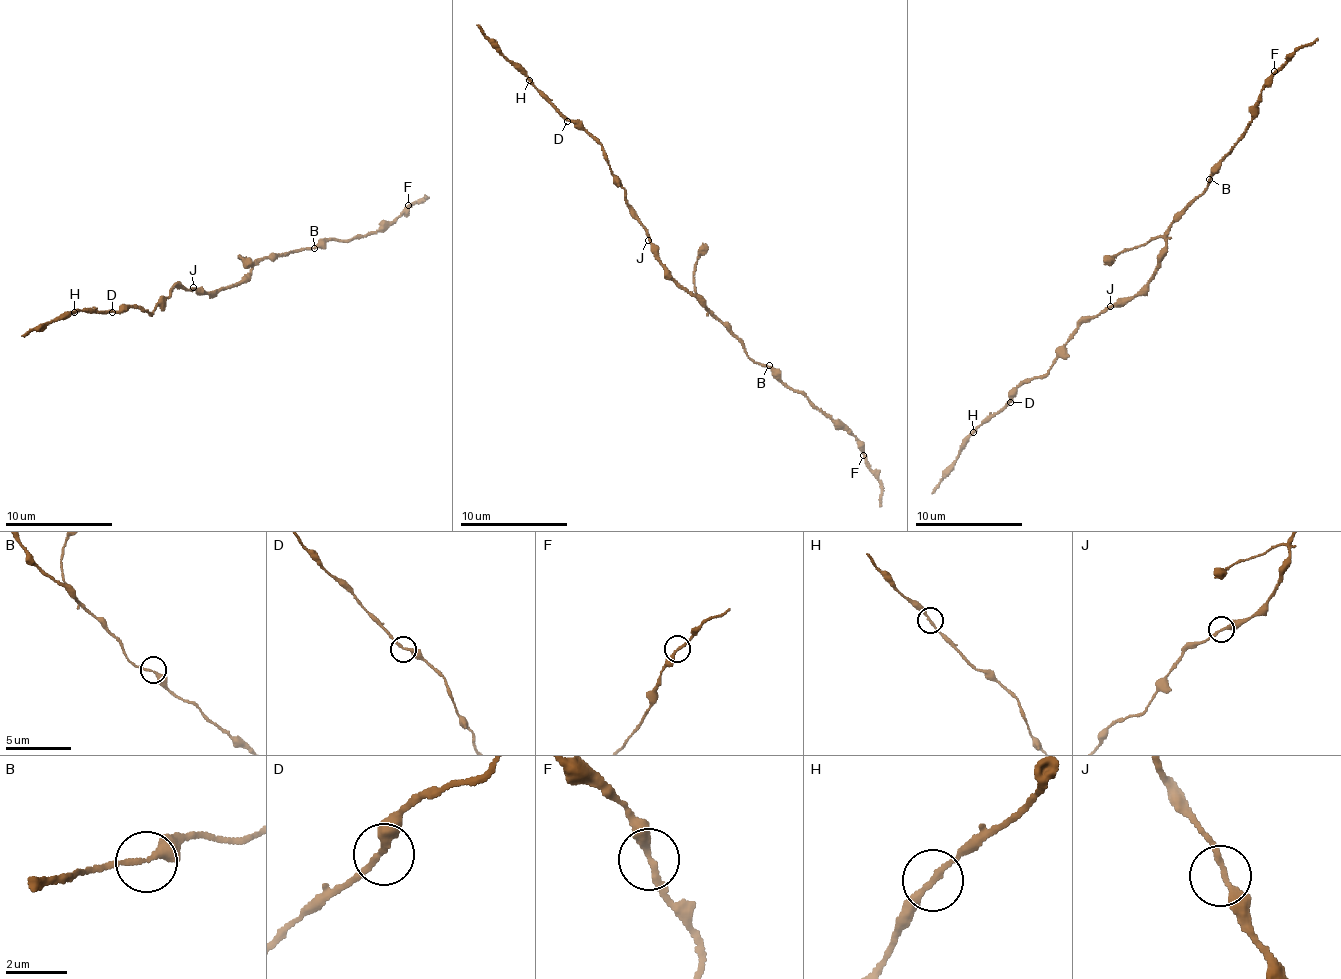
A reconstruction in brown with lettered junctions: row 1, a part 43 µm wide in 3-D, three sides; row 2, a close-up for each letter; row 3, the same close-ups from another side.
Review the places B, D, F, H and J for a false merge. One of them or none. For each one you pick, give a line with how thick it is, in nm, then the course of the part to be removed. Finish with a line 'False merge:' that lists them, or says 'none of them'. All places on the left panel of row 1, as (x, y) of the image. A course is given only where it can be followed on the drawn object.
False merge: none of them

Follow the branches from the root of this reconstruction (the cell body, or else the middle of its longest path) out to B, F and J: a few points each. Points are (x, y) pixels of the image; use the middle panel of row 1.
B: (675, 281), (696, 296), (704, 309), (726, 325), (750, 359), (769, 365)
F: (675, 281), (726, 325), (750, 359), (769, 365), (785, 386), (804, 391), (814, 405), (841, 423), (863, 454)
J: (675, 281), (658, 258), (658, 251), (648, 240)

